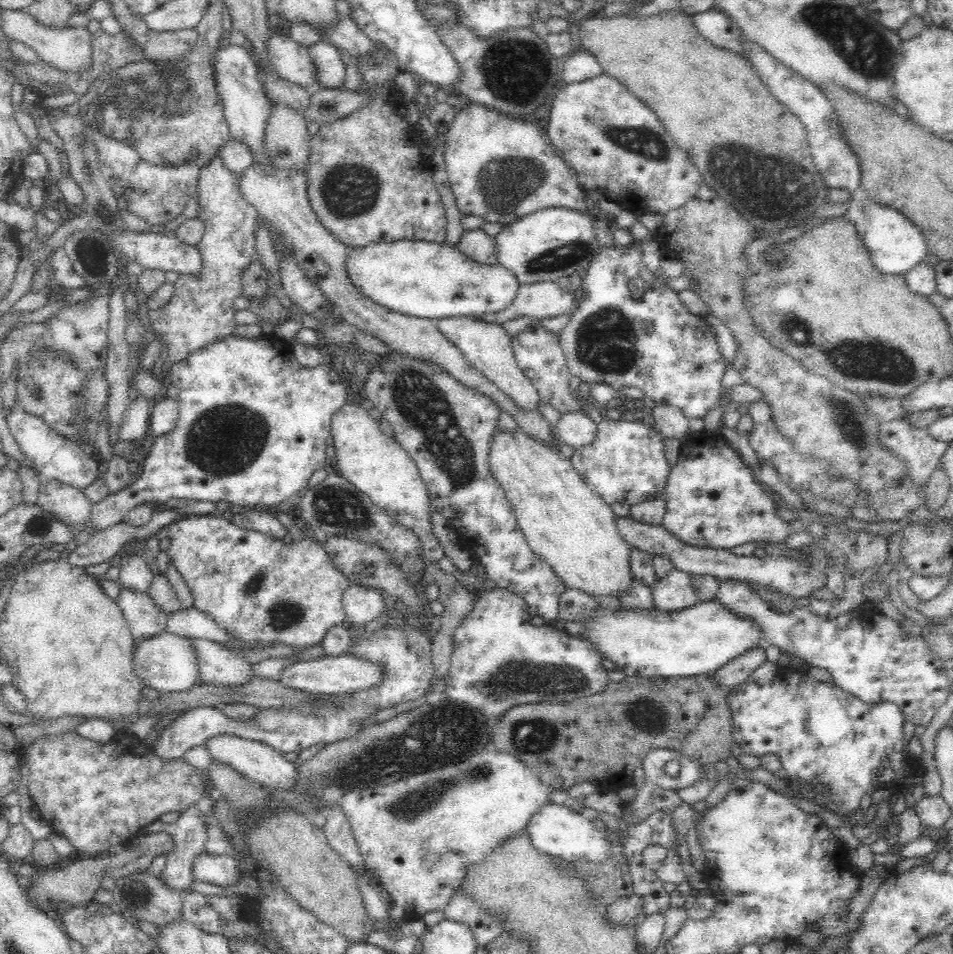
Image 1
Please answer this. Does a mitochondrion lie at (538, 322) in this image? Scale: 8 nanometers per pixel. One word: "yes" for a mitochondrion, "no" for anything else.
no

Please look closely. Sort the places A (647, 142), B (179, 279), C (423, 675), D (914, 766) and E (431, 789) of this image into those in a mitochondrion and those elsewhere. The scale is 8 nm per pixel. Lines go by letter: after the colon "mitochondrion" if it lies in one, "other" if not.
A: mitochondrion
B: other
C: other
D: other
E: mitochondrion

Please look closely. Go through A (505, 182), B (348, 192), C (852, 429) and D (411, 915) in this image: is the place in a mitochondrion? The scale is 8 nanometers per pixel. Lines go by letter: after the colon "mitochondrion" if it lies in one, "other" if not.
A: mitochondrion
B: mitochondrion
C: mitochondrion
D: other

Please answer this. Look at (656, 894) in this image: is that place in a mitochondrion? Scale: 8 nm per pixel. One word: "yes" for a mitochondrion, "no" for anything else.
no

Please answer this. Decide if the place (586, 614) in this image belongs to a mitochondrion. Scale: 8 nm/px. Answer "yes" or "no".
no

